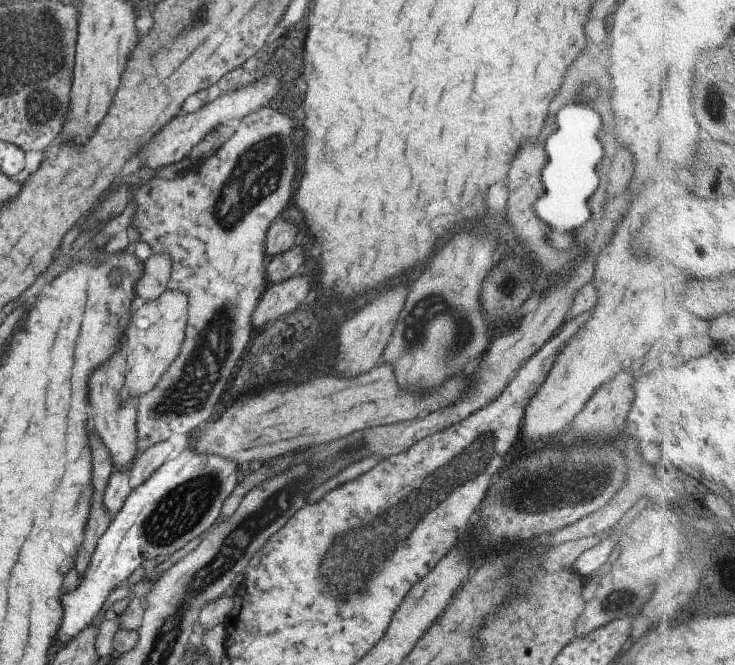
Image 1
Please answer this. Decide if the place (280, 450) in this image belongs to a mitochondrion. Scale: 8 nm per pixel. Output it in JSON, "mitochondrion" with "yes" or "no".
{"mitochondrion":"no"}

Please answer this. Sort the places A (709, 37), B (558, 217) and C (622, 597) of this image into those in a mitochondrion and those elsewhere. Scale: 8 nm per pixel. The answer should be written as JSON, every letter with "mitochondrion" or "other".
{"A":"other","B":"other","C":"mitochondrion"}

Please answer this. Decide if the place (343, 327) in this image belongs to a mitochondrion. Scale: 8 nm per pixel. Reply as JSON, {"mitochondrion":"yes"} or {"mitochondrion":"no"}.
{"mitochondrion":"no"}

